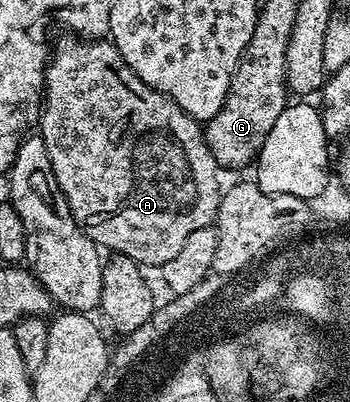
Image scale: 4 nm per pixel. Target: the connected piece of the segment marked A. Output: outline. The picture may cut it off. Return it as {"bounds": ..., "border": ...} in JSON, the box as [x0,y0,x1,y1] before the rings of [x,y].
{"bounds":[37,33,221,269],"border":[[[63,33],[63,36],[55,43],[55,52],[49,55],[49,62],[43,72],[45,90],[43,93],[43,110],[39,113],[37,133],[45,141],[49,161],[53,165],[53,173],[57,177],[57,185],[61,185],[61,193],[65,193],[65,201],[69,205],[71,215],[75,223],[89,236],[94,243],[108,252],[127,255],[134,263],[138,263],[147,269],[154,269],[165,261],[169,261],[185,245],[186,239],[197,229],[205,229],[214,224],[219,212],[219,200],[221,198],[221,186],[219,187],[219,175],[221,168],[213,157],[213,153],[207,144],[207,137],[200,120],[194,119],[189,113],[185,113],[173,102],[168,95],[154,91],[121,57],[121,53],[110,41],[88,41],[82,37],[76,37],[71,33]]]}

